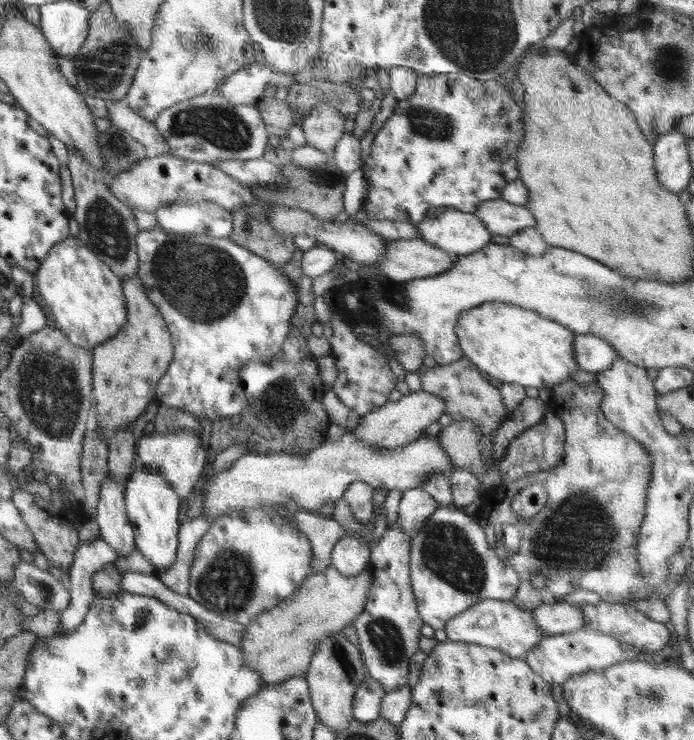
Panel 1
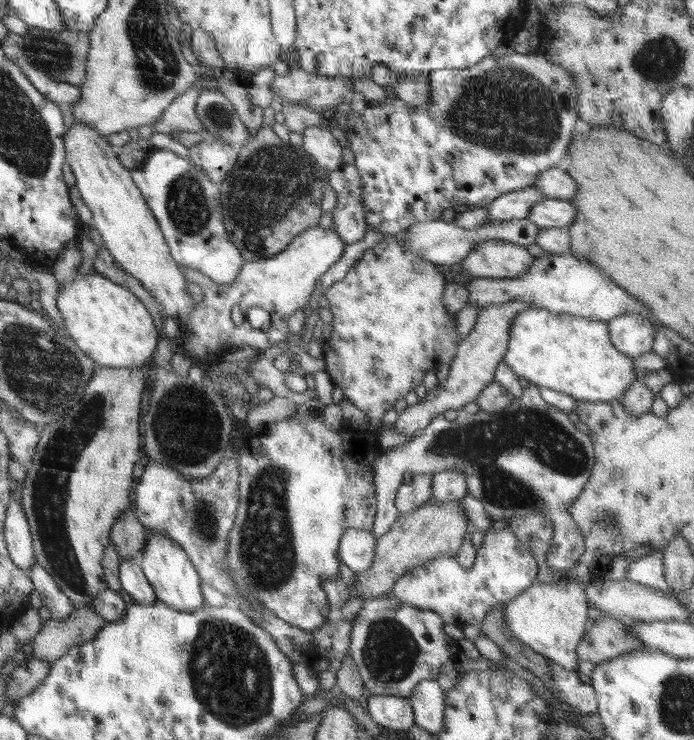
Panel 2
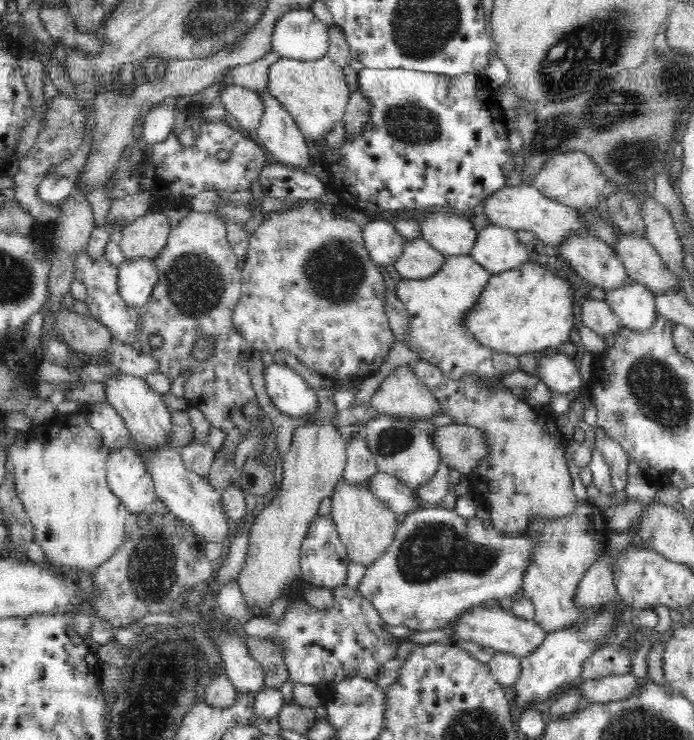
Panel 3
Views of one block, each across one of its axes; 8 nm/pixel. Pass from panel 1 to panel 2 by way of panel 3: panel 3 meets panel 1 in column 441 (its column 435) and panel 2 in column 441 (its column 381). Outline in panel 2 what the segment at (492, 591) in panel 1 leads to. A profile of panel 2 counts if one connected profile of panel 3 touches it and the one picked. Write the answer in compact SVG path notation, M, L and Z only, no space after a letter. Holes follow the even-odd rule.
M510 529L490 530L476 550L473 565L462 568L457 556L432 558L426 564L409 569L392 587L388 595L419 609L432 610L444 619L444 624L480 624L486 613L498 603L507 603L532 586L540 566L532 551L519 541Z

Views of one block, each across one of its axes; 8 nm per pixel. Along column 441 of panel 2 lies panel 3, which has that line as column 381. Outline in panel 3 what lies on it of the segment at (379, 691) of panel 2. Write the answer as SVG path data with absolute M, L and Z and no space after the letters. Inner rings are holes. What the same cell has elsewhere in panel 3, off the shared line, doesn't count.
M344 584L334 587L333 594L333 606L329 609L314 609L305 599L298 599L289 604L281 619L260 615L243 624L249 636L269 638L281 646L289 680L314 686L321 698L332 695L344 678L361 676L374 681L380 668L395 658L403 642L384 631L380 613L358 590Z

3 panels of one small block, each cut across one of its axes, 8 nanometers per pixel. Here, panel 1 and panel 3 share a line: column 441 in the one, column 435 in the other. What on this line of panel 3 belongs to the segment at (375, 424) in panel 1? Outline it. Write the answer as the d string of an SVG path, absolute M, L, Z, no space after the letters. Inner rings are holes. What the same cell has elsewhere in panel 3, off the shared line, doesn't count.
M408 365L396 368L382 381L368 404L374 406L380 415L403 420L427 420L442 412L438 399Z

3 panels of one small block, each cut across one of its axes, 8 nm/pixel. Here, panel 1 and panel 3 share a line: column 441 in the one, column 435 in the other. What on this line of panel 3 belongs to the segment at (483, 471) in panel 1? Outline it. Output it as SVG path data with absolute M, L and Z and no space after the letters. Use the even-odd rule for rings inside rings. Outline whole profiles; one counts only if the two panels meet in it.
M454 423L440 426L431 434L434 447L440 451L442 463L468 475L488 456L488 441L482 429Z

